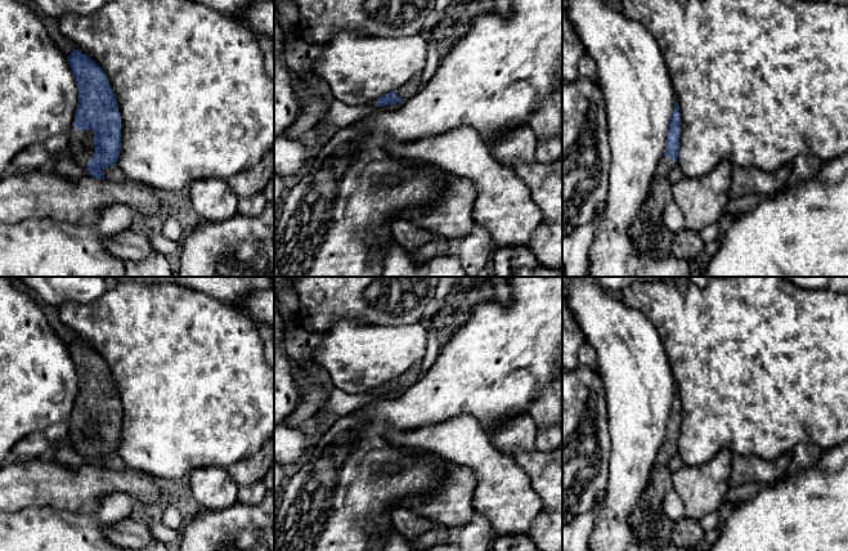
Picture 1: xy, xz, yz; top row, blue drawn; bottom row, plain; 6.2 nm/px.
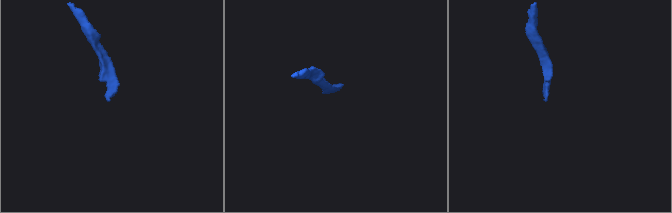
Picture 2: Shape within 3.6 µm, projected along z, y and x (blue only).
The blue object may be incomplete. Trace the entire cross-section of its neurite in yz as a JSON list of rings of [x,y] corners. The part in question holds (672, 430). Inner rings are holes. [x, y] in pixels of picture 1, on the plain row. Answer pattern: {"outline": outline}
{"outline": [[[678,391],[670,406],[665,429],[665,439],[654,461],[650,481],[629,516],[633,534],[649,550],[659,548],[670,542],[674,521],[663,511],[664,496],[672,488],[669,462],[676,456],[681,425],[681,402]]]}

